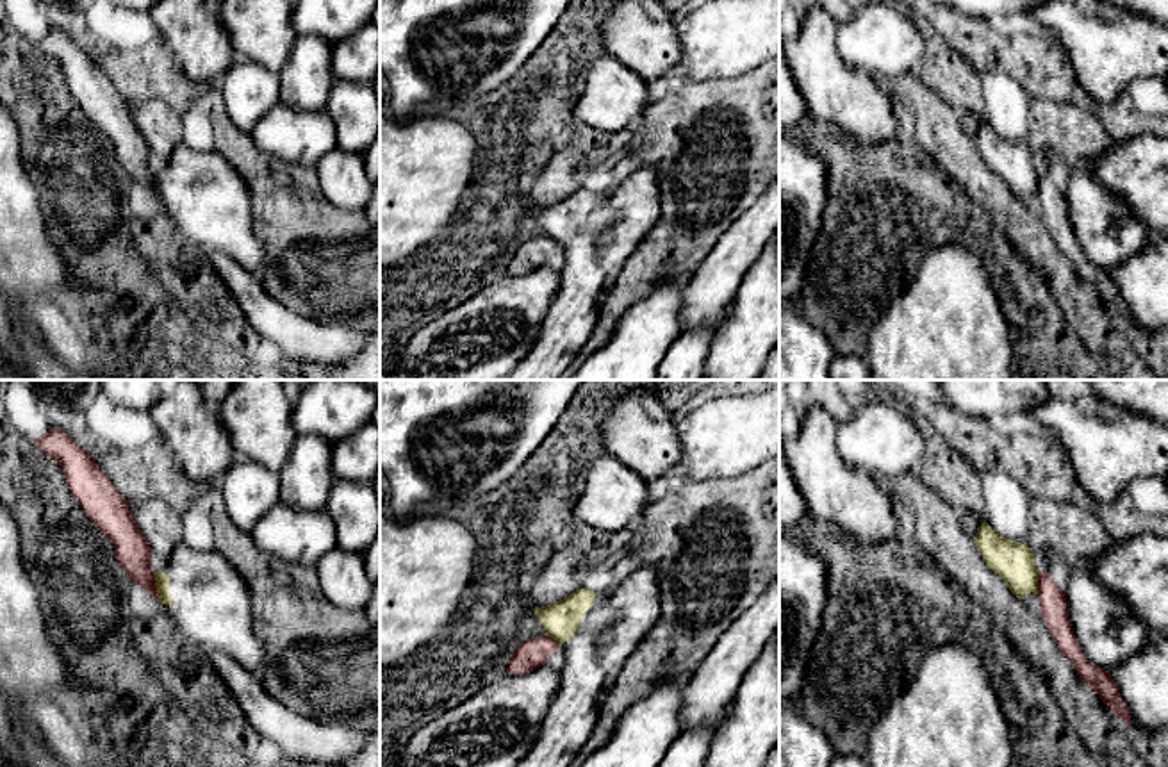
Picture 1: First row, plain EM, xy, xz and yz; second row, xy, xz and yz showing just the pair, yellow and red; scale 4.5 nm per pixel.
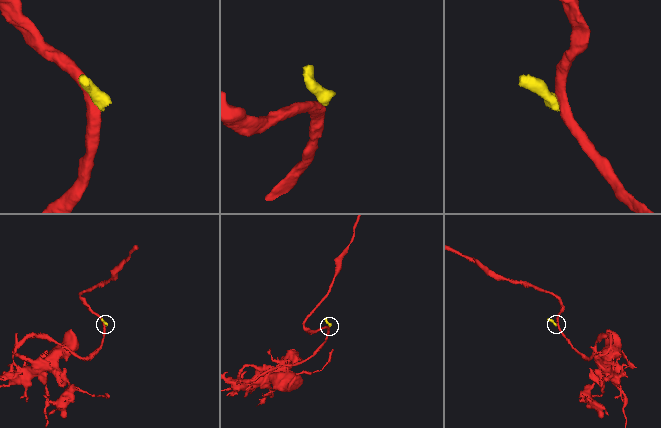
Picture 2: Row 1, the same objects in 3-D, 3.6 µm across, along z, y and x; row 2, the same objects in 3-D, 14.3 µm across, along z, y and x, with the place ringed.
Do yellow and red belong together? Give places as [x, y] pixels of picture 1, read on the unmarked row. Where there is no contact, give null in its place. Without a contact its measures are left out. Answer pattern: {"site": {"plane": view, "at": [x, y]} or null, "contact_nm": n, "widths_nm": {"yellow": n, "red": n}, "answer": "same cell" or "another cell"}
{"site": {"plane": "xy", "at": [156, 186]}, "contact_nm": 120, "widths_nm": {"yellow": 60, "red": 160}, "answer": "another cell"}

